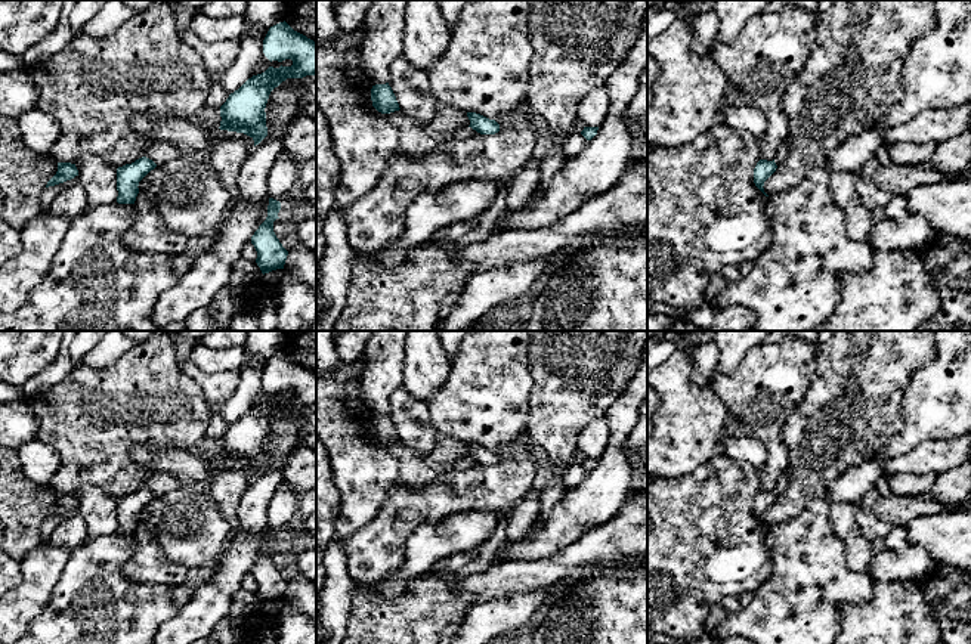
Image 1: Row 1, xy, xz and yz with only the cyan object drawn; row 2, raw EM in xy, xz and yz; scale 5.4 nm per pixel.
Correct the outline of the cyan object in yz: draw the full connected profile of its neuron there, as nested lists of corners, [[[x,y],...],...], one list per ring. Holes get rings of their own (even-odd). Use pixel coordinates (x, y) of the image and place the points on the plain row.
[[[760,490],[754,499],[754,514],[766,527],[769,526],[764,523],[764,513],[776,502],[776,499],[774,490]]]

